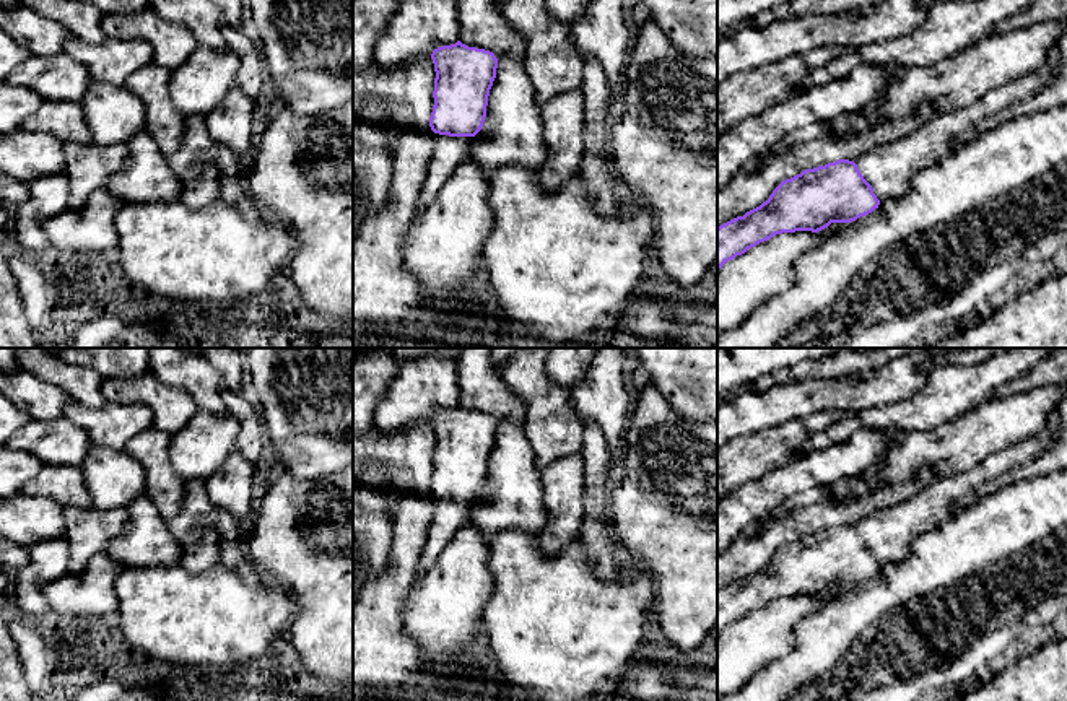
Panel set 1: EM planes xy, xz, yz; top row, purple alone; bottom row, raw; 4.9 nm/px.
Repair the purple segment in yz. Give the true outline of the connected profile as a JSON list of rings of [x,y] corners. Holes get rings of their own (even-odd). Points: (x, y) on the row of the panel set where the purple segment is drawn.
[[[1044,63],[1039,70],[1020,80],[987,91],[969,106],[934,114],[903,138],[877,145],[859,155],[854,161],[838,159],[825,166],[805,169],[782,181],[760,207],[717,228],[717,270],[725,262],[776,234],[795,231],[818,233],[831,223],[856,221],[872,213],[888,198],[903,197],[921,171],[937,164],[958,146],[956,142],[965,132],[1005,107],[1039,93],[1052,78],[1054,72],[1054,63]]]

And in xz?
[[[460,41],[434,49],[431,59],[436,72],[429,117],[434,146],[418,197],[416,218],[433,203],[455,168],[470,158],[475,135],[486,117],[498,68],[493,52]]]

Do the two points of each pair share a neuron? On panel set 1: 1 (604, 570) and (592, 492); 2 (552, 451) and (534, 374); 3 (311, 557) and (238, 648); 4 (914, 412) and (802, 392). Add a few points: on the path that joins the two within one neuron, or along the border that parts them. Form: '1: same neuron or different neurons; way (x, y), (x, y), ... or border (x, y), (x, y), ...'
1: same neuron; way (597, 550), (596, 511)
2: same neuron; way (552, 431), (550, 409), (540, 394)
3: different neurons; border (275, 583), (296, 609), (288, 626)
4: different neurons; border (918, 392), (895, 402), (866, 407), (851, 415)

